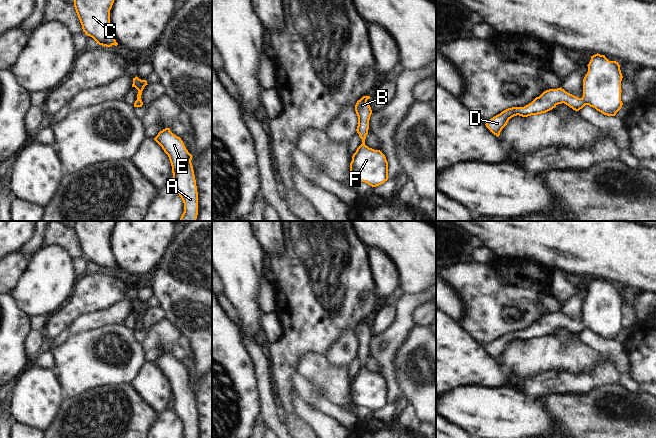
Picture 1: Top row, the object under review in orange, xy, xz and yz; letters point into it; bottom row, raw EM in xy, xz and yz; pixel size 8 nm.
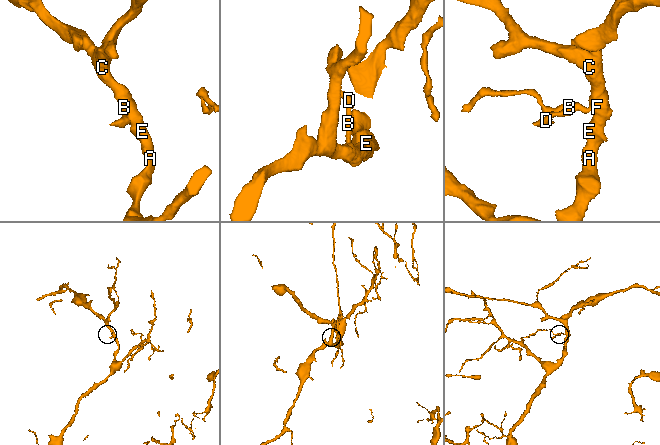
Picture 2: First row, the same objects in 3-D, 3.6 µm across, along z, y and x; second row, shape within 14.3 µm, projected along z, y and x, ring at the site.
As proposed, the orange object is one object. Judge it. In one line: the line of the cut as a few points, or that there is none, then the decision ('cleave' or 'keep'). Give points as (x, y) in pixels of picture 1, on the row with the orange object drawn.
no cut | keep

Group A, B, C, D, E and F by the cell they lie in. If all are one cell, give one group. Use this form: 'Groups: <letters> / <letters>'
Groups: A B C D E F

